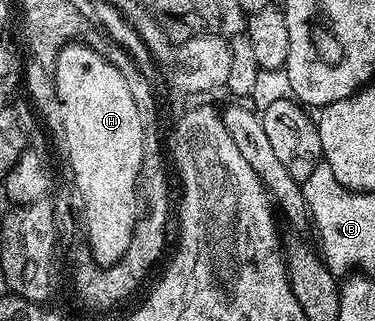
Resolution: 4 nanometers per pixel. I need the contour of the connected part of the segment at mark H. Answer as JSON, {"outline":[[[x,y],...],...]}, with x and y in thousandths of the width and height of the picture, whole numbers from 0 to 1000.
{"outline":[[[184,131],[179,143],[160,146],[160,168],[149,181],[147,249],[149,308],[160,315],[165,355],[165,408],[176,424],[189,505],[187,555],[203,564],[203,592],[224,626],[219,676],[227,685],[227,723],[240,735],[240,804],[259,832],[285,835],[325,810],[336,773],[347,773],[347,735],[363,707],[363,567],[368,579],[384,514],[379,361],[368,361],[368,324],[325,224],[304,218],[261,159],[221,143],[216,131]]]}

